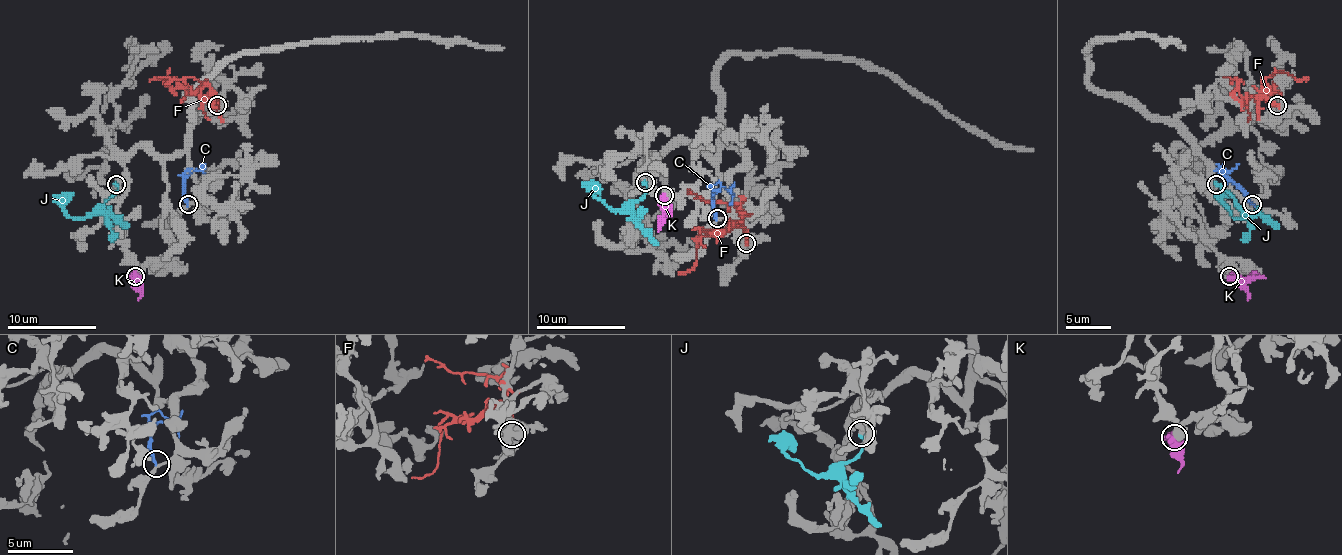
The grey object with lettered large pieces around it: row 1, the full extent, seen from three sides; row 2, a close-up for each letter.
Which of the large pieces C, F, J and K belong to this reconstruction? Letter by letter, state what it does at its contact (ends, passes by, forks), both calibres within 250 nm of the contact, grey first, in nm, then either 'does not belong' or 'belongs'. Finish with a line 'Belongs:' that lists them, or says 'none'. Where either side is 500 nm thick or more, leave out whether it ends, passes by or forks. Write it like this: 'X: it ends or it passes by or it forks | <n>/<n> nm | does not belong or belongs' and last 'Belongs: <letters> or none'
C: it ends | 220/240 nm | does not belong
F: it ends | 480/280 nm | does not belong
J: it ends | 480/280 nm | belongs
K: 650/600 nm | does not belong
Belongs: J

